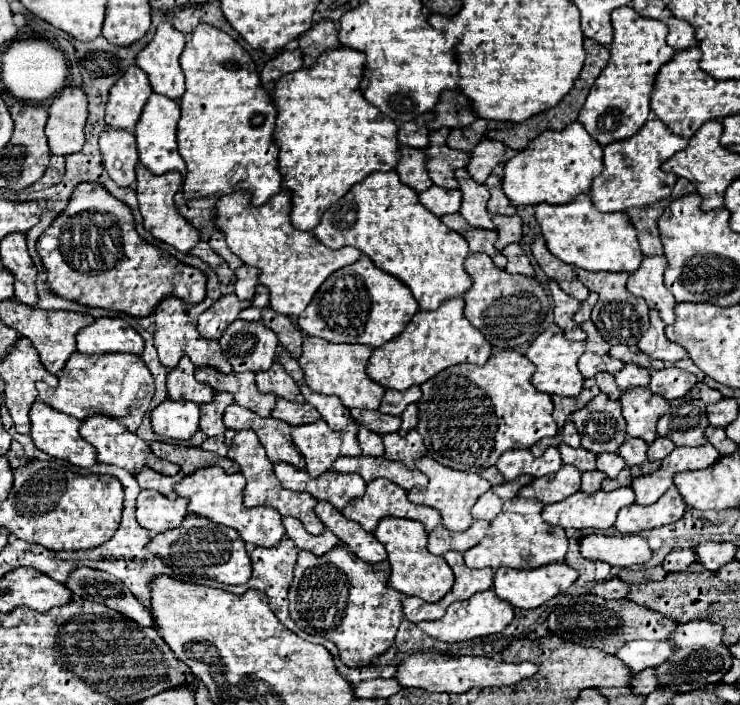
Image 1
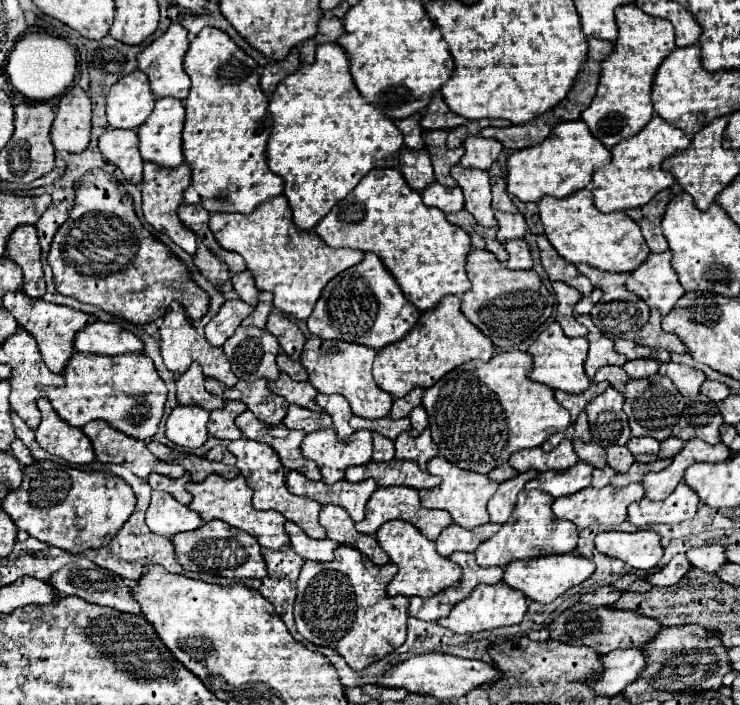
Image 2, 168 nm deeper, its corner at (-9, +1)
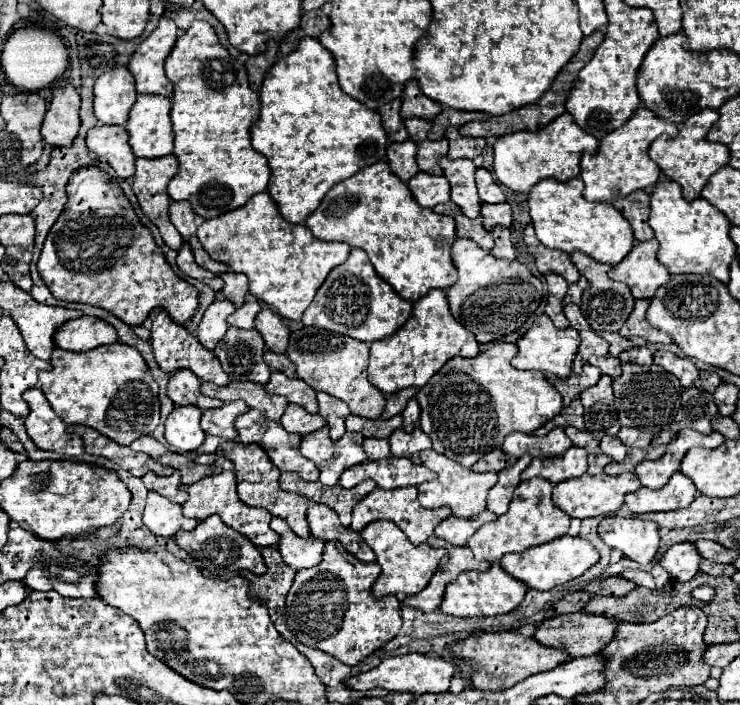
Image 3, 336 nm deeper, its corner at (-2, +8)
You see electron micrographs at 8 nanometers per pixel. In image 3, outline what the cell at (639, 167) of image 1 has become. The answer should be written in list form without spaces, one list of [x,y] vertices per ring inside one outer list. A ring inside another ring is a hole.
[[[637,108],[635,114],[617,130],[609,132],[601,142],[595,154],[583,152],[580,162],[580,177],[585,182],[583,196],[589,202],[611,202],[615,198],[623,198],[635,190],[643,190],[647,186],[657,184],[659,166],[649,158],[647,150],[655,138],[661,134],[675,136],[679,130],[675,124],[661,120],[647,108]]]

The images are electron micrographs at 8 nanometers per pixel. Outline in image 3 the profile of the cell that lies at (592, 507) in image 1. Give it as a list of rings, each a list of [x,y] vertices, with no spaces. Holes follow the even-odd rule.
[[[605,472],[595,474],[595,476],[579,476],[567,482],[559,482],[553,486],[553,504],[567,512],[571,518],[589,518],[589,516],[599,516],[599,514],[613,514],[621,508],[623,496],[629,492],[635,492],[641,486],[639,478],[635,472],[625,472],[619,476],[607,476]]]

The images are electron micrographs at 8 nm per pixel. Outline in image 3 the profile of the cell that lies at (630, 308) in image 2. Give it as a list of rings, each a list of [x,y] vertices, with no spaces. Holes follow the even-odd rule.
[[[573,252],[571,254],[571,262],[579,268],[581,276],[585,276],[589,280],[589,286],[583,292],[583,300],[581,300],[581,312],[587,318],[587,322],[591,324],[591,328],[595,332],[607,330],[607,332],[619,332],[619,328],[627,322],[627,316],[631,314],[633,306],[635,306],[635,298],[631,296],[627,284],[623,282],[615,282],[609,278],[609,270],[613,266],[609,264],[601,264],[593,258],[589,258],[587,254],[581,252]]]

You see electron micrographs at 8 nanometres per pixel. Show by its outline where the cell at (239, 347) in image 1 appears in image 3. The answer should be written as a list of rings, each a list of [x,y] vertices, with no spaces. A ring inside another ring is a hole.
[[[229,328],[223,340],[213,350],[213,354],[223,364],[223,370],[229,376],[229,380],[239,382],[249,380],[267,384],[271,368],[265,364],[263,352],[265,352],[263,336],[259,336],[255,328],[251,330]]]

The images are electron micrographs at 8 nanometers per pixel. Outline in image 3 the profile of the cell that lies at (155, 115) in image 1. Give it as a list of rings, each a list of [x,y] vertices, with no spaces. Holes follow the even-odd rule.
[[[139,94],[131,108],[127,132],[135,156],[161,158],[173,152],[173,130],[169,120],[171,102],[159,94]]]

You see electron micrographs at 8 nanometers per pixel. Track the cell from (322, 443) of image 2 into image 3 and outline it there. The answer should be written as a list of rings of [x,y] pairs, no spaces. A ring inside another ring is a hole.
[[[323,426],[319,432],[303,436],[299,452],[315,462],[315,466],[321,472],[319,476],[321,484],[335,486],[345,468],[367,460],[361,444],[363,444],[361,432],[345,432],[343,438],[331,440],[329,428]]]

